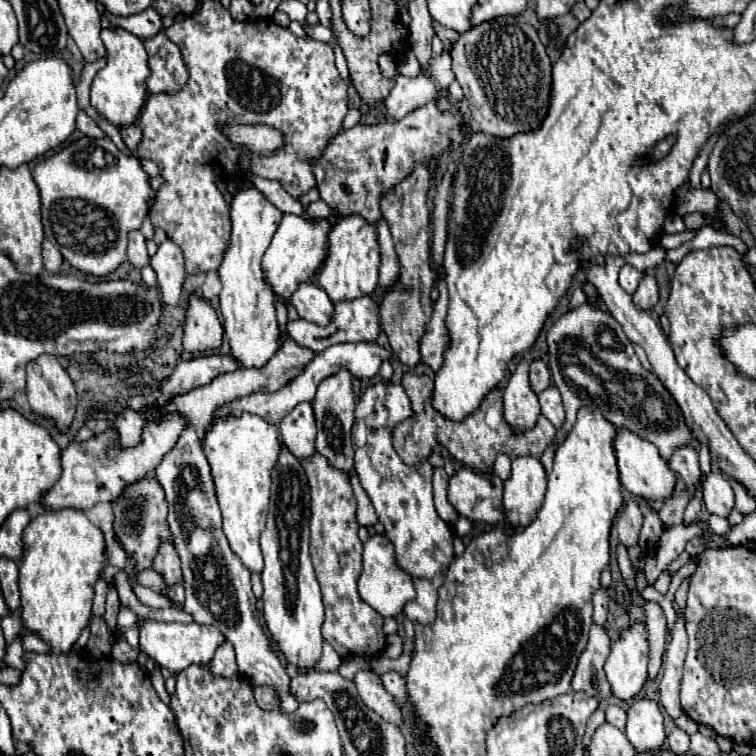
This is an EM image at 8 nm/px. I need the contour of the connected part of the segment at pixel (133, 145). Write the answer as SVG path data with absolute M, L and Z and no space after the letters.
M132 124L132 126L122 128L122 130L120 130L120 136L122 136L122 140L126 142L126 146L128 146L130 150L136 150L138 144L142 142L142 130L140 130L138 124Z

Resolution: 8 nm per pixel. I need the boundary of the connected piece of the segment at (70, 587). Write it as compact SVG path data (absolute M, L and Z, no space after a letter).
M46 510L34 518L22 536L20 600L24 630L52 646L54 654L68 652L92 616L94 582L104 566L104 534L84 512Z

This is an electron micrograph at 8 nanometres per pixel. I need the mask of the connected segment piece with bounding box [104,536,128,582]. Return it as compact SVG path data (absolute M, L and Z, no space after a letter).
M114 536L114 542L108 542L108 564L106 564L106 568L104 568L104 574L106 574L106 580L108 580L108 582L112 582L112 578L114 578L114 574L116 574L118 570L124 570L126 560L128 560L126 550L124 550L124 546L118 542L118 538Z

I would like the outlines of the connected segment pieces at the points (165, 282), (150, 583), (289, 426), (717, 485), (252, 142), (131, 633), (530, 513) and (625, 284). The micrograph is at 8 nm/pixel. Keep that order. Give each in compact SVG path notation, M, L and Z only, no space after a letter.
M166 238L158 246L158 252L150 258L150 264L158 276L158 286L162 288L162 302L176 306L186 278L184 254L180 246L172 238Z
M142 570L136 580L132 580L130 584L142 584L142 586L148 586L150 590L154 590L156 594L162 594L162 596L168 596L168 586L164 582L164 578L154 572L154 570Z
M300 402L294 406L278 424L282 442L296 458L308 458L314 454L314 440L316 440L316 422L310 402Z
M710 472L702 482L704 492L704 506L710 514L728 518L734 508L734 494L730 482L720 472Z
M230 126L226 128L226 136L236 142L248 146L254 154L270 154L278 146L282 146L282 134L270 130L268 126Z
M139 619L139 621L131 628L129 628L125 633L123 633L123 638L132 646L139 650L139 627L145 622L144 619Z
M520 456L512 462L512 476L504 482L504 512L508 524L514 524L518 530L534 518L538 506L542 504L546 492L546 470L544 464L534 456Z
M624 264L622 270L620 270L620 286L622 286L628 294L634 294L634 290L636 290L638 282L642 280L642 276L644 276L644 274L638 272L634 266Z

